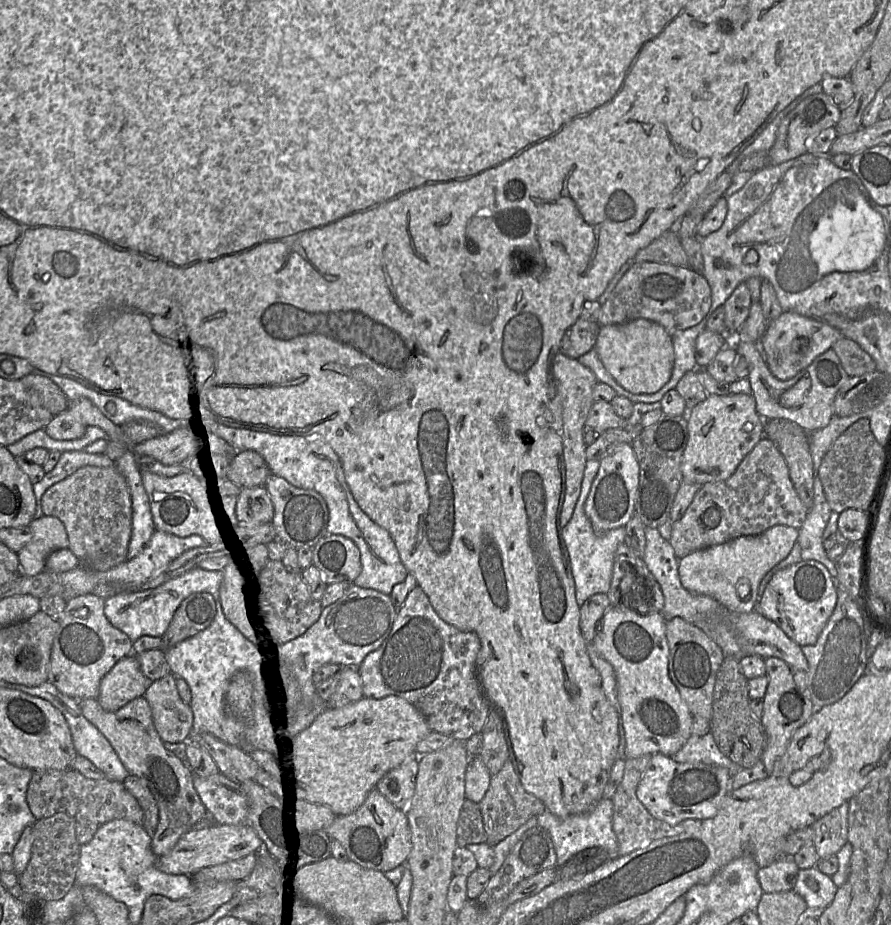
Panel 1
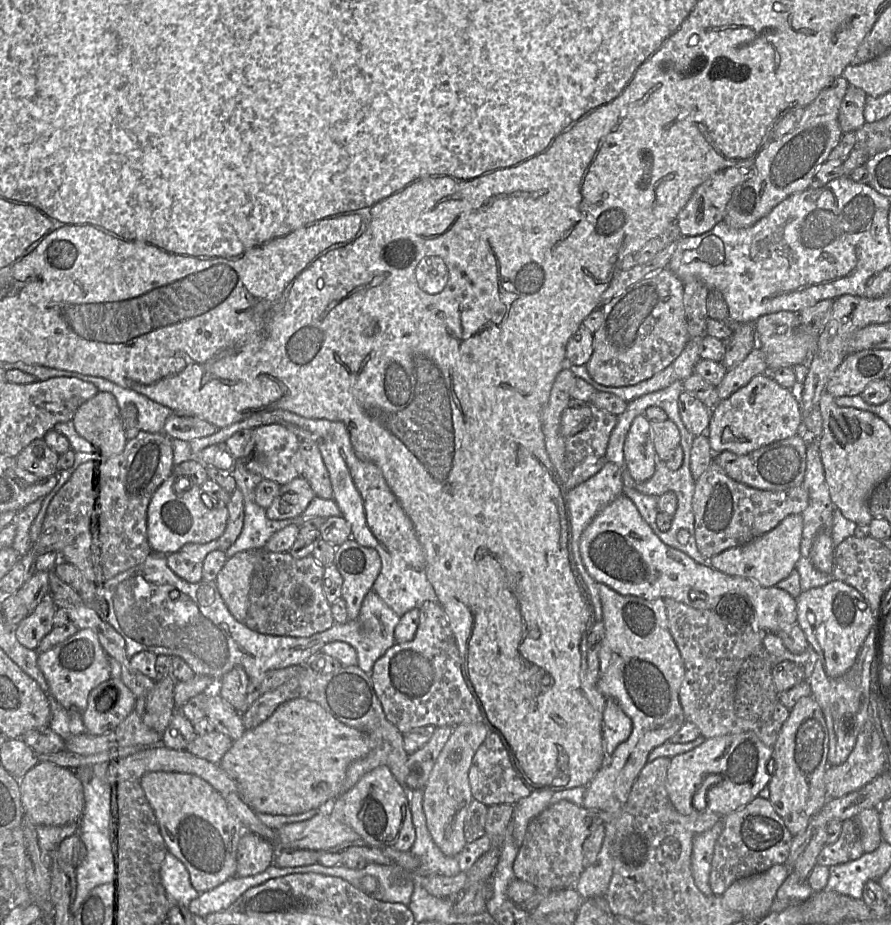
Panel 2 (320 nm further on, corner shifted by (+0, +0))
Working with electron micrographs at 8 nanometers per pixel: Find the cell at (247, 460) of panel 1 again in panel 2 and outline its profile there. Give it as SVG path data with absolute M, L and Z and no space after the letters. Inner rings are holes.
M300 441L298 452L294 456L294 466L300 477L309 482L317 497L333 498L329 473L323 462L320 450L315 443Z

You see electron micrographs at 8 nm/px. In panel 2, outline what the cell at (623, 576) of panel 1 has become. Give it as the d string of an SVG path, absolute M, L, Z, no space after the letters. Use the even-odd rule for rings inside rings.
M621 494L620 496L615 498L612 502L610 502L606 507L604 507L585 528L580 539L580 553L584 566L589 575L597 583L606 584L608 587L610 587L611 589L613 589L614 591L616 591L621 595L631 595L647 600L655 600L659 598L661 599L672 598L678 602L690 605L697 609L712 609L712 610L716 608L720 598L742 597L744 601L747 603L747 605L750 606L754 615L754 623L762 633L777 633L778 631L785 629L787 627L792 627L795 623L797 623L796 599L793 598L787 591L778 589L776 587L762 587L752 580L727 575L719 570L714 569L710 565L699 564L682 551L679 551L675 548L666 545L659 539L659 537L653 532L651 527L648 525L648 523L642 518L633 501L624 494Z

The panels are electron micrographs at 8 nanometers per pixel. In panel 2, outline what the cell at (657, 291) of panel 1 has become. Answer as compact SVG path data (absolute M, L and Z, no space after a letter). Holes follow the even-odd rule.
M667 267L631 285L601 310L603 320L593 333L593 353L585 366L604 386L631 386L651 378L670 365L690 340L683 282Z

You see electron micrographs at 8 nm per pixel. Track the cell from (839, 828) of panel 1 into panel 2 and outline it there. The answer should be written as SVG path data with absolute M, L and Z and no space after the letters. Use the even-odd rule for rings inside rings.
M846 819L839 838L823 847L817 856L816 865L830 867L843 864L859 858L863 853L859 828L854 819Z

